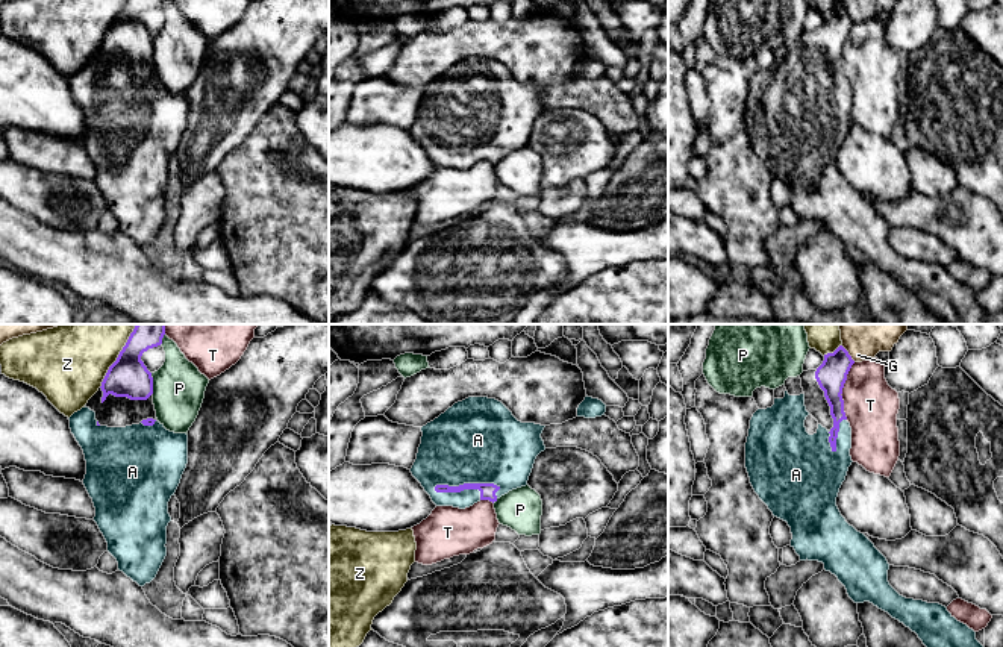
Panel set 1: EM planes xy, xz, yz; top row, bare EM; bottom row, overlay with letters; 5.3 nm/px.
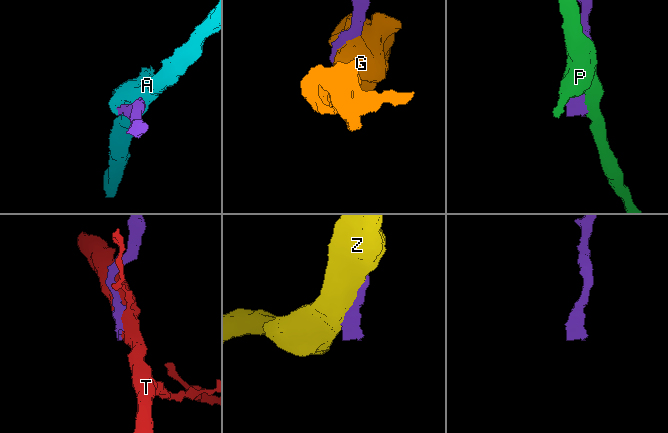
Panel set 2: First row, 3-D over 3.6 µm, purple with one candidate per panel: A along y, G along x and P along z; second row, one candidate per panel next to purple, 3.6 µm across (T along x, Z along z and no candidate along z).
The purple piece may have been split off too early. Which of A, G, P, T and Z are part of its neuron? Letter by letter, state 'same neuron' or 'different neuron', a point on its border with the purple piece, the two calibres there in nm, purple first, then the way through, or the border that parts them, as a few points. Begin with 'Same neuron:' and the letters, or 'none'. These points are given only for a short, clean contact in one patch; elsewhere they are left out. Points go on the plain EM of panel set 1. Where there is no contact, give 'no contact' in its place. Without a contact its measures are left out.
Same neuron: A
A: same neuron; contact xz (465, 144); calibres 80 and 460 nm; way xz (488, 152), (481, 144), (465, 144), (478, 100)
G: different neuron; contact yz (847, 14); calibres 160 and 120 nm
P: different neuron; contact xy (152, 44); calibres 220 and 280 nm
T: different neuron; contact yz (841, 52); calibres 160 and 280 nm
Z: different neuron; contact xy (112, 25); calibres 220 and 360 nm

